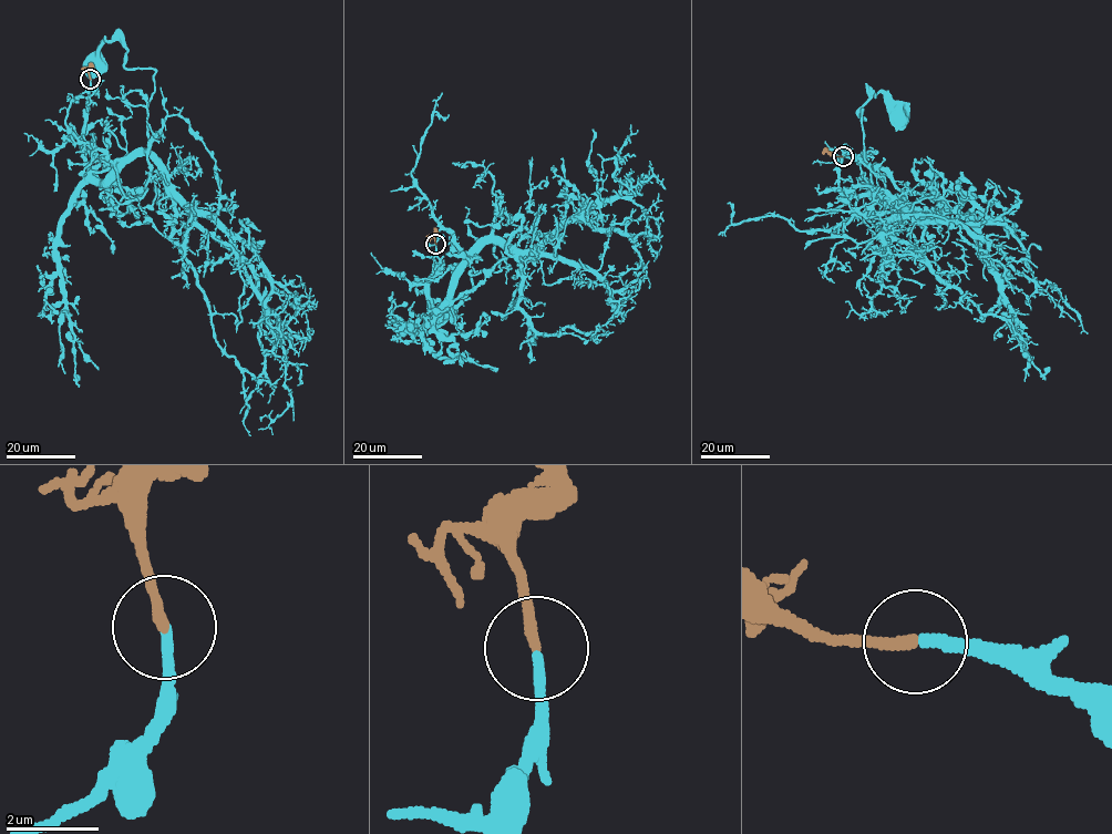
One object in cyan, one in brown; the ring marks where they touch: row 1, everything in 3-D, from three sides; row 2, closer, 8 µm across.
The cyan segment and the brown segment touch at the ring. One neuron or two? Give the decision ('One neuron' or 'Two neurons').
One neuron

